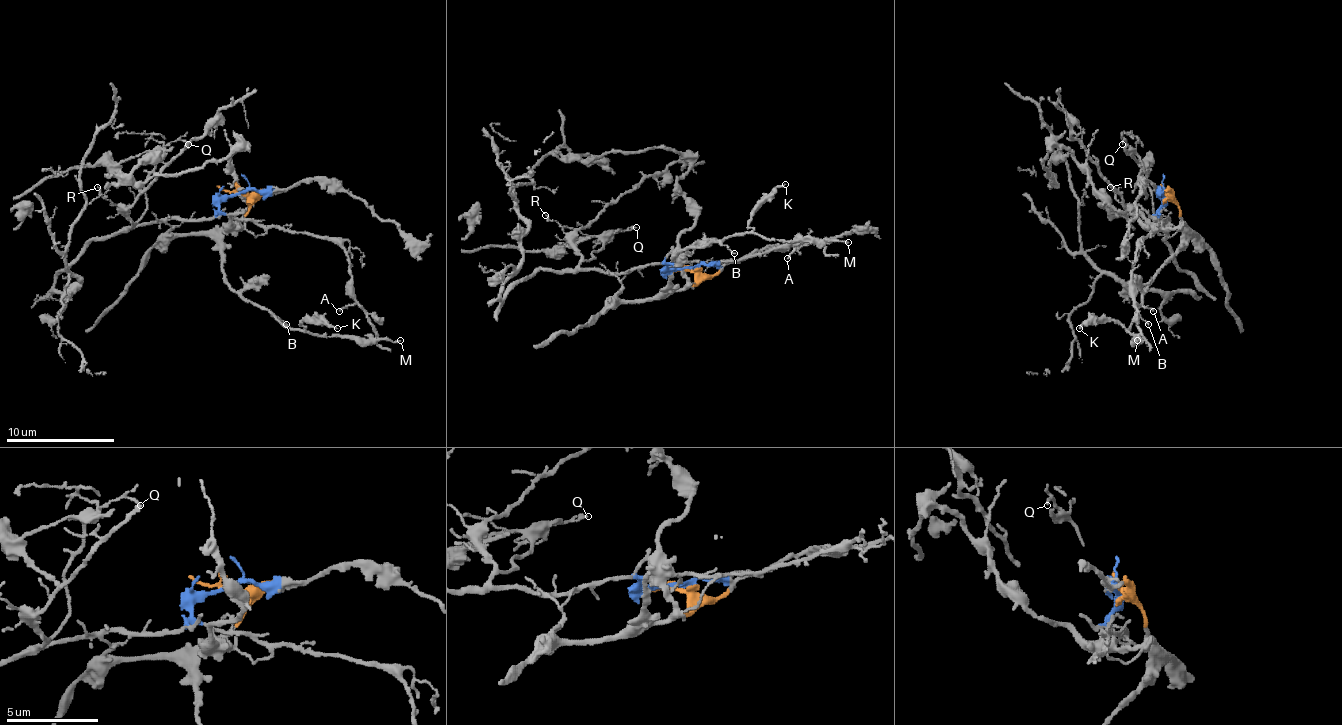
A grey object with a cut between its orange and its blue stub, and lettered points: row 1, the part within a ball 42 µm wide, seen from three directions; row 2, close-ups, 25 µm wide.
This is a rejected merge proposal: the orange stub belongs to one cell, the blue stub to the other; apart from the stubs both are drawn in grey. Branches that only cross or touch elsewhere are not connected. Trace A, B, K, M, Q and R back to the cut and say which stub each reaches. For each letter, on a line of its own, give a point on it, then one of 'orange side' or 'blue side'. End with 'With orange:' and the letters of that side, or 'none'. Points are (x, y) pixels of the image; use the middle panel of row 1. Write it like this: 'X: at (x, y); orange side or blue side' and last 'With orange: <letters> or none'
A: at (787, 258); blue side
B: at (734, 253); orange side
K: at (785, 184); orange side
M: at (848, 242); orange side
Q: at (636, 227); blue side
R: at (545, 215); blue side
With orange: B, K, M

